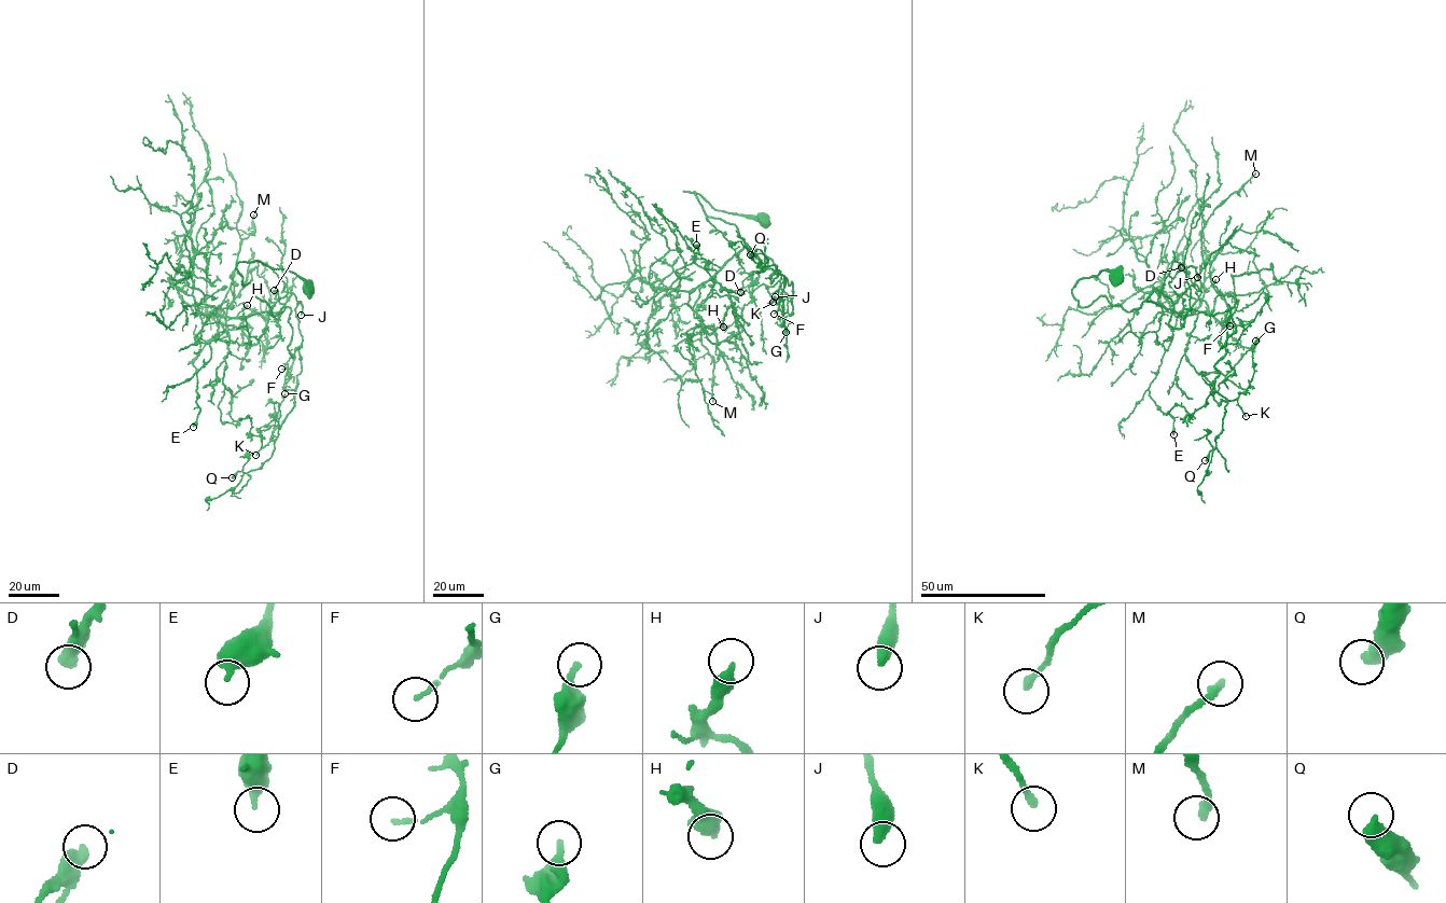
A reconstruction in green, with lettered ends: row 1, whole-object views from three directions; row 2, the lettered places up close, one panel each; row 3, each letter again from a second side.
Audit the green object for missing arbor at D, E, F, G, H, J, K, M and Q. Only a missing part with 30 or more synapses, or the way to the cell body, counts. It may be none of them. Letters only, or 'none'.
J, M

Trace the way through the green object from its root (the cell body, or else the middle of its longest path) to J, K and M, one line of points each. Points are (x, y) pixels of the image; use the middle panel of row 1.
J: (764, 221), (684, 191), (737, 226), (759, 265), (772, 260), (781, 278), (765, 288), (775, 296)
K: (764, 221), (684, 191), (737, 226), (759, 265), (772, 260), (791, 316), (792, 281), (784, 277), (773, 302)
M: (764, 221), (684, 191), (746, 244), (689, 295), (713, 362), (712, 401)

